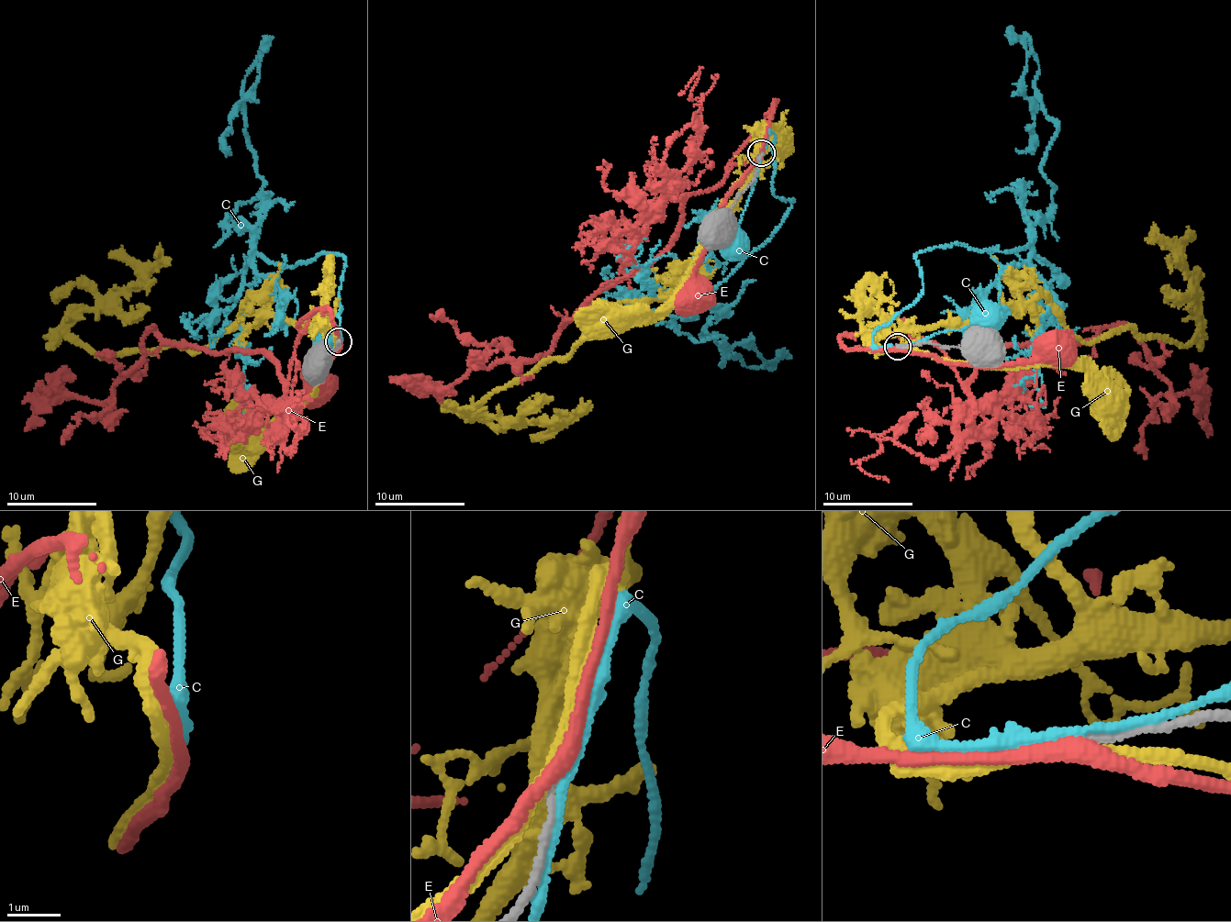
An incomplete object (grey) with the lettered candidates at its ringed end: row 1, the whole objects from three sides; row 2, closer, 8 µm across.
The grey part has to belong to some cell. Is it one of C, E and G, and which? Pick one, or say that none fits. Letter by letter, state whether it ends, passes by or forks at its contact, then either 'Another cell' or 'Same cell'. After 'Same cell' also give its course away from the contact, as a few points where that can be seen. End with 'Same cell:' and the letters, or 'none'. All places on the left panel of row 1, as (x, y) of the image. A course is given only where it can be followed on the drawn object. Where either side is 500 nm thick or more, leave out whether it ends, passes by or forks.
C: It passes by. Another cell
E: It passes by. Another cell
G: It passes by. Another cell
Same cell: none

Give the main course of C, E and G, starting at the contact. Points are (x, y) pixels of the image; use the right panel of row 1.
C: (909, 345), (936, 334), (979, 323), (987, 315)
E: (899, 347), (935, 353), (944, 361), (972, 365), (1008, 365), (1047, 358), (1056, 350)
G: (901, 347), (979, 366), (1040, 364), (1075, 367), (1101, 382), (1104, 388), (1104, 398)

